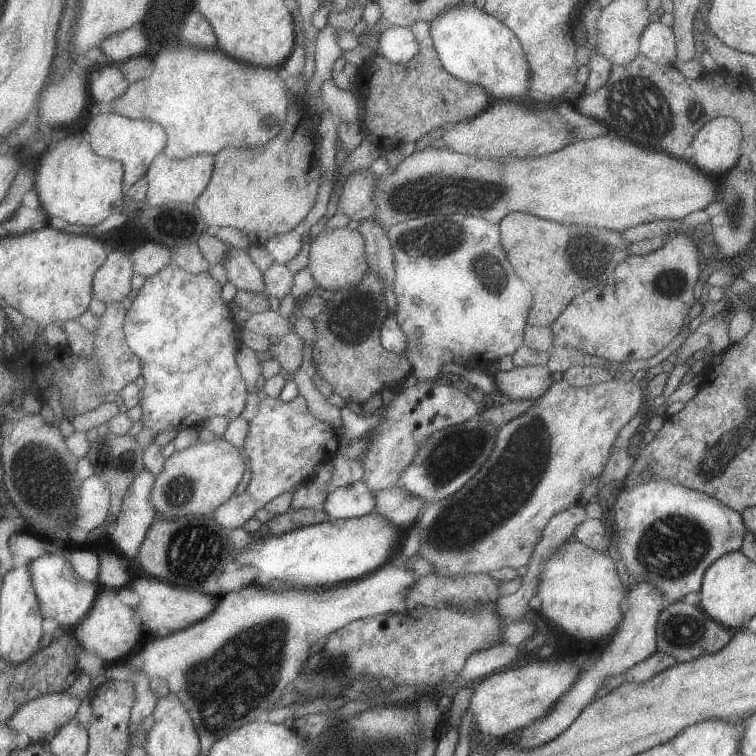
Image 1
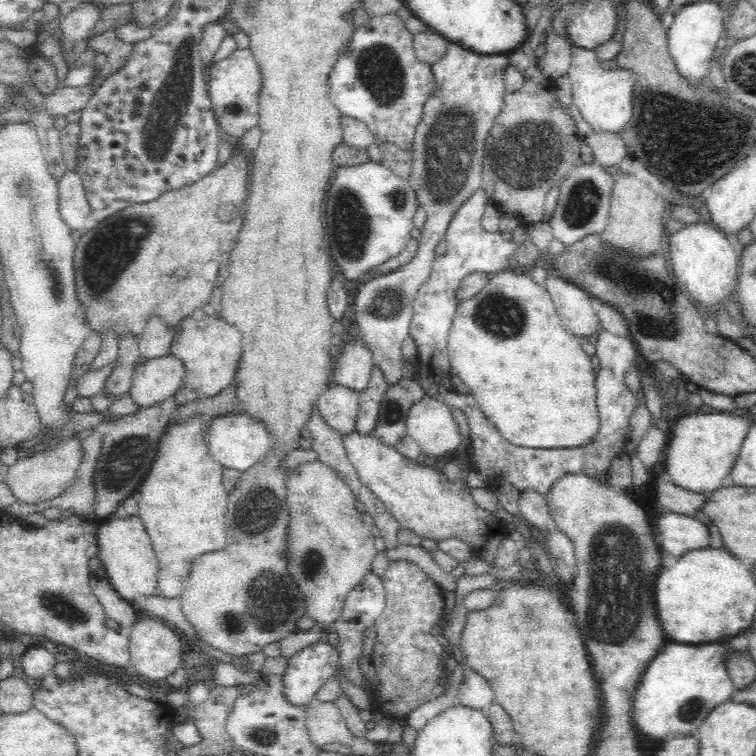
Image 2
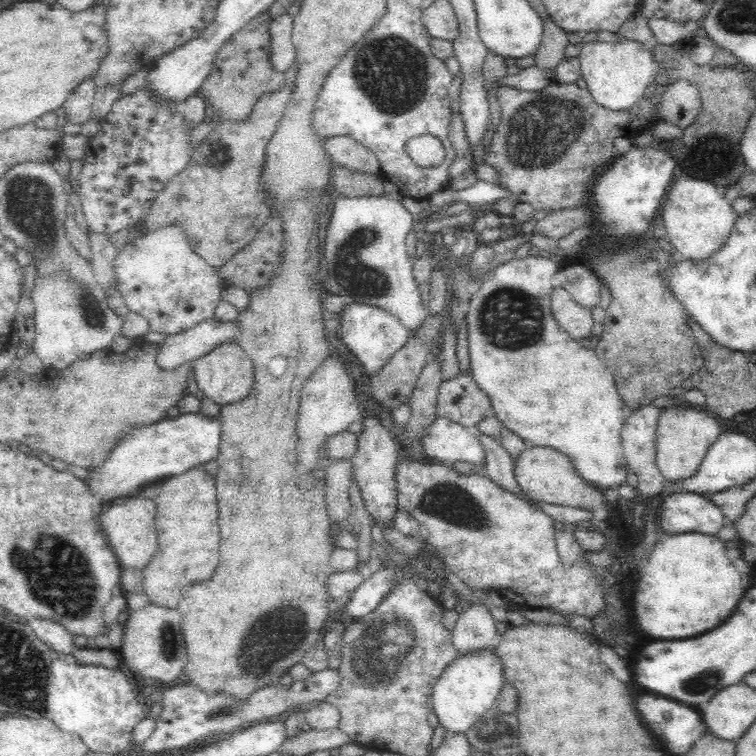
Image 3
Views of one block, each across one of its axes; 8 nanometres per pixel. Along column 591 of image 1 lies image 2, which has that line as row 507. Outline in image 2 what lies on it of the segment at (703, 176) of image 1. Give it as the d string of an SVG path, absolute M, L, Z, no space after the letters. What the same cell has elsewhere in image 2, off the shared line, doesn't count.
M193 414L192 418L187 420L186 423L169 424L158 444L157 456L154 458L154 462L148 474L146 474L146 478L144 478L139 487L139 493L142 496L137 500L139 506L137 515L140 517L144 527L146 527L146 532L150 537L153 550L155 551L155 556L157 557L159 566L162 566L162 568L166 568L166 564L170 564L170 562L174 562L174 560L194 560L198 554L222 550L222 546L226 546L226 520L224 520L224 514L226 514L226 490L223 488L223 467L210 457L210 451L208 451L208 447L206 447L206 443L204 443L204 430L210 426L212 420L214 420L214 417Z

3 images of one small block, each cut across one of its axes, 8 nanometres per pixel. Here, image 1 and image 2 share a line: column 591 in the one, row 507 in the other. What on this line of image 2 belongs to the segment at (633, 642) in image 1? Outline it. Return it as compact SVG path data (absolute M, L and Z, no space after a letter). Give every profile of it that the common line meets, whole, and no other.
M662 472L656 482L656 498L662 506L666 506L666 511L693 517L706 502L708 495L704 493L694 493L690 490L679 488L674 484L668 473Z

